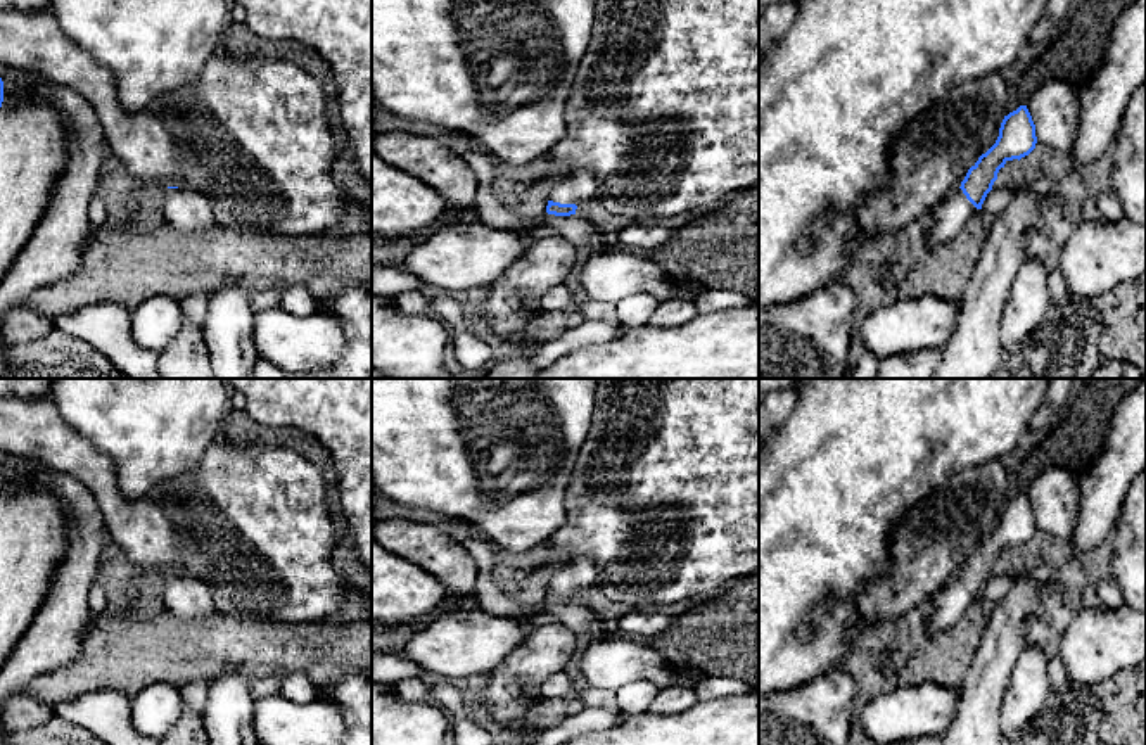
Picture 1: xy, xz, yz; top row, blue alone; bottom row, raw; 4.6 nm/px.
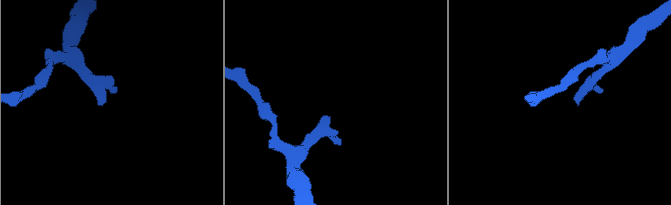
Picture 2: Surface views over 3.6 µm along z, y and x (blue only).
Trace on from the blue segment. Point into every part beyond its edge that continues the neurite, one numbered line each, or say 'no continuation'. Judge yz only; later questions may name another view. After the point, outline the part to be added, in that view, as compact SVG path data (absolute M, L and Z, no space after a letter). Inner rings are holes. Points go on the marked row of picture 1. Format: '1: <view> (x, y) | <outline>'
1: yz (954, 213) | M952 188L949 195L932 211L932 225L926 233L926 247L933 249L952 240L963 228L975 225L977 207L963 190Z

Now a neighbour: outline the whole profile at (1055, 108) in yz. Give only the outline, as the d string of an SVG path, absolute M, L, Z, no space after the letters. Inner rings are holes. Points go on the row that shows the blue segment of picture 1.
M1047 83L1025 105L1035 124L1037 140L1066 156L1079 121L1077 90L1065 83Z

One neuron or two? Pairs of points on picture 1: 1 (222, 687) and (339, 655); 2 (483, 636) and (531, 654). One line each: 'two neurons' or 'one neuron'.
1: two neurons
2: two neurons

